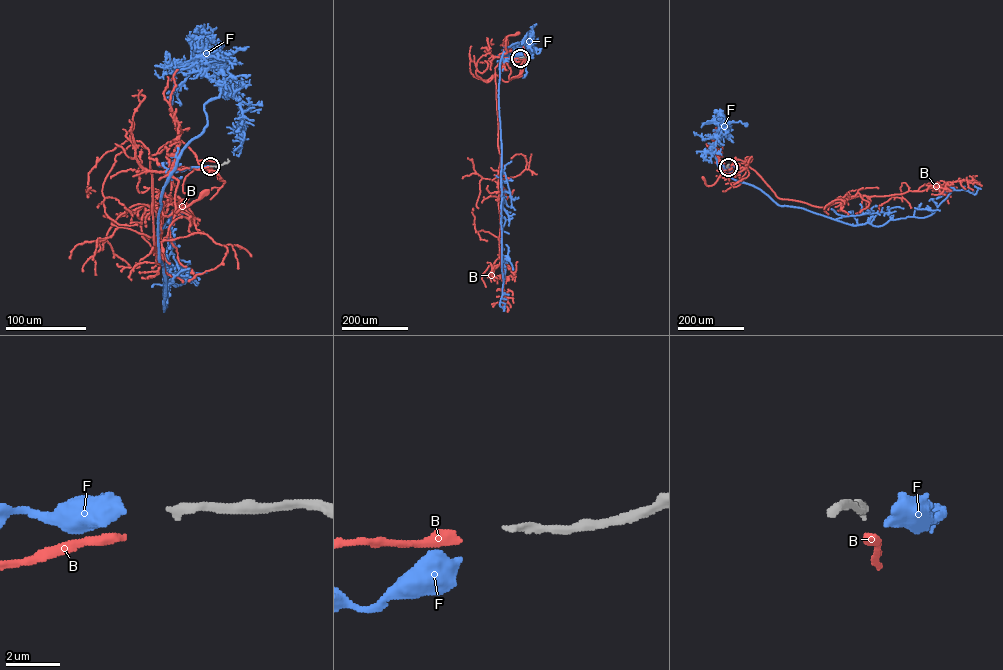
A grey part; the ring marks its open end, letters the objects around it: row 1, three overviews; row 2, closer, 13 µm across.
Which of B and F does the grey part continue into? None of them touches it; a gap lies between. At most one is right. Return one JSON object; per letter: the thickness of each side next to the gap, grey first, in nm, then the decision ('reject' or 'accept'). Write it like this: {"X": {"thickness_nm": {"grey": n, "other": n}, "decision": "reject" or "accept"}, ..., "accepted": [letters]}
{"B": {"thickness_nm": {"grey": 240, "other": 360}, "decision": "accept"}, "F": {"thickness_nm": {"grey": 240, "other": 500}, "decision": "reject"}, "accepted": ["B"]}

